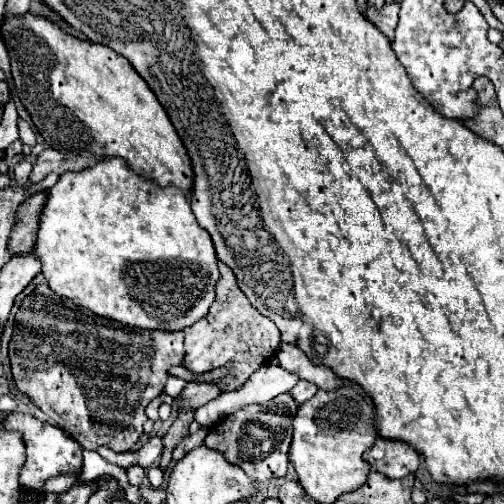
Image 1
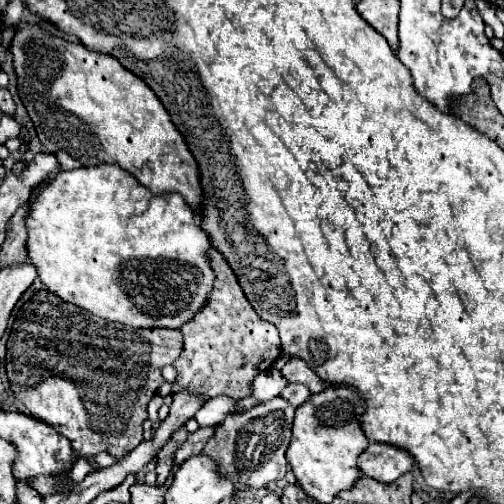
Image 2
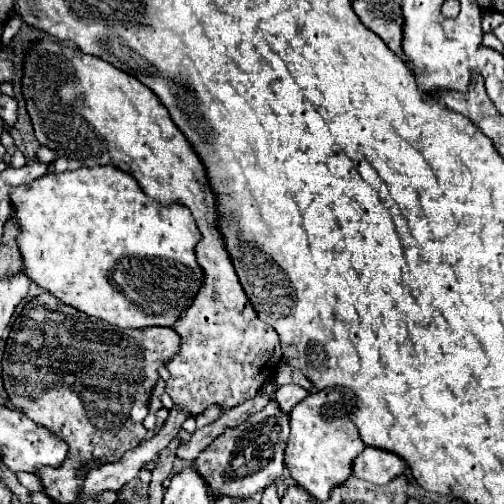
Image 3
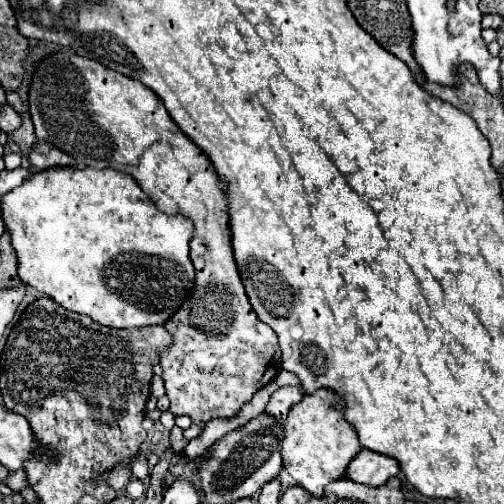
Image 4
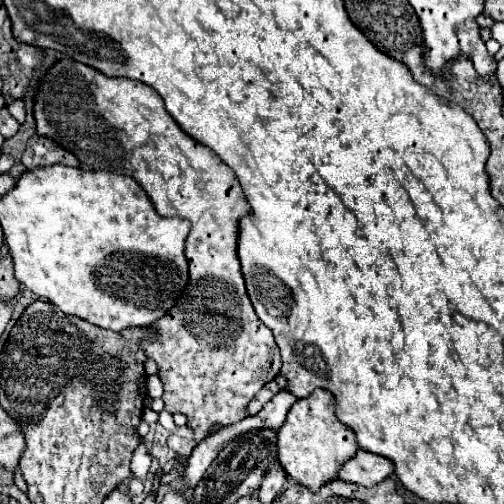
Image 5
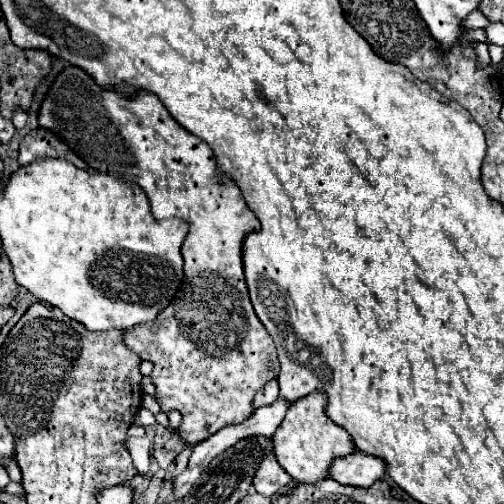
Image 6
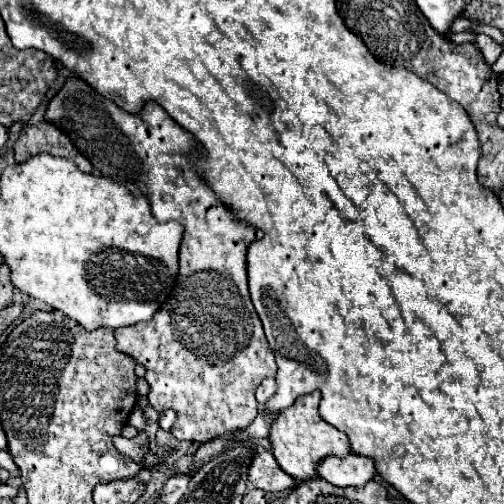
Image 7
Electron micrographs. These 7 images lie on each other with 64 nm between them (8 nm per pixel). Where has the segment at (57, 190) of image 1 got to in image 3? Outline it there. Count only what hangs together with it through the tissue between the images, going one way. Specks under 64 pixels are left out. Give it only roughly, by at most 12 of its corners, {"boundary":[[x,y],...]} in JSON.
{"boundary":[[114,166],[12,188],[24,274],[172,326],[200,232]]}

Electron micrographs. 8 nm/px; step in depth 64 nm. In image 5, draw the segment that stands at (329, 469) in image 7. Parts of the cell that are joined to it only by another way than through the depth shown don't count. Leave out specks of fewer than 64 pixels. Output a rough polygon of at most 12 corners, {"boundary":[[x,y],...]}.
{"boundary":[[366,450],[344,462],[338,480],[376,486],[390,460]]}

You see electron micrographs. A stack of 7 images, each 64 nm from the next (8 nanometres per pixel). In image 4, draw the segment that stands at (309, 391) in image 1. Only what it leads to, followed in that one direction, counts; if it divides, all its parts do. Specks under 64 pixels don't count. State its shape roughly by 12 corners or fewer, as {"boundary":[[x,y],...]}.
{"boundary":[[282,386],[264,412],[284,422],[290,408],[304,398],[298,386]]}

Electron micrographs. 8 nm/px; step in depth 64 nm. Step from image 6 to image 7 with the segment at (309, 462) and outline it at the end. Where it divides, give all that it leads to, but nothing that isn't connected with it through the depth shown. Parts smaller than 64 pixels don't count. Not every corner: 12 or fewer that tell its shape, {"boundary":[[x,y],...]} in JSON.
{"boundary":[[318,390],[270,426],[272,454],[296,480],[324,456],[348,456],[348,436],[320,418]]}

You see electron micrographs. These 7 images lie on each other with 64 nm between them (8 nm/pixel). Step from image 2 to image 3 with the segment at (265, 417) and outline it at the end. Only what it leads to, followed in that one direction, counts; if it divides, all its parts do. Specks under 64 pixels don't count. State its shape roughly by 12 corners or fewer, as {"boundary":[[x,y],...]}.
{"boundary":[[274,400],[196,458],[212,496],[248,498],[284,472]]}

